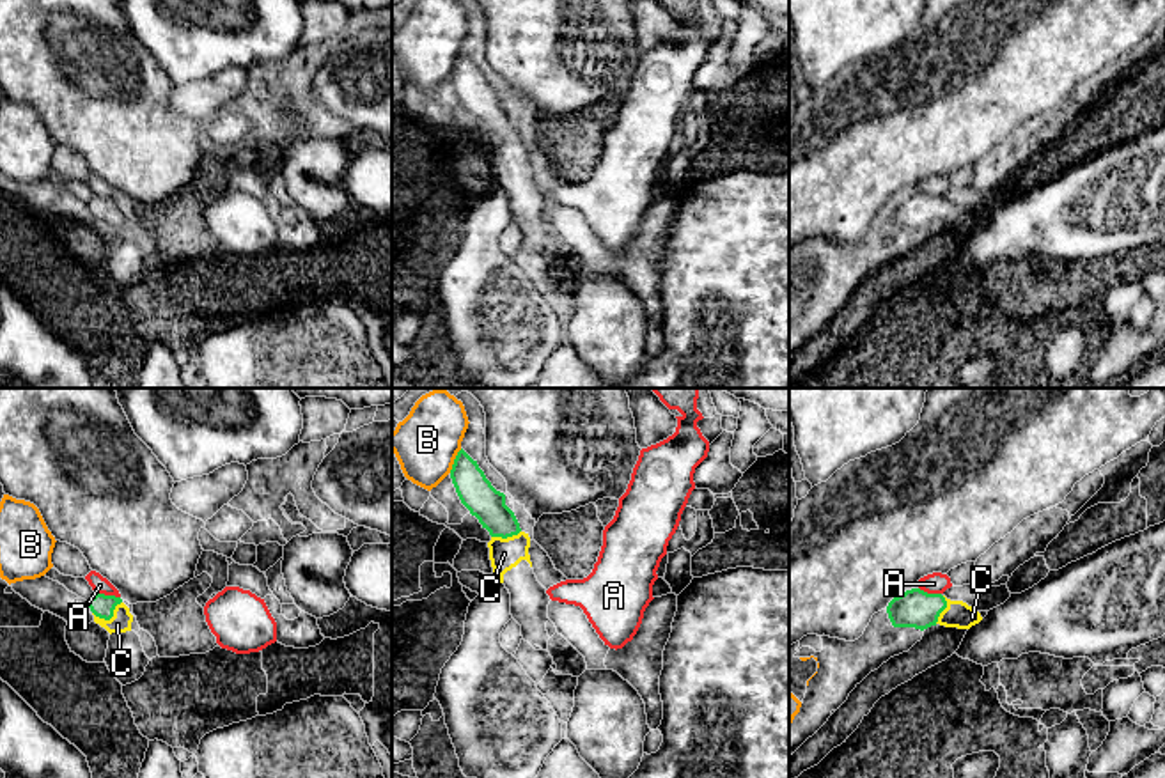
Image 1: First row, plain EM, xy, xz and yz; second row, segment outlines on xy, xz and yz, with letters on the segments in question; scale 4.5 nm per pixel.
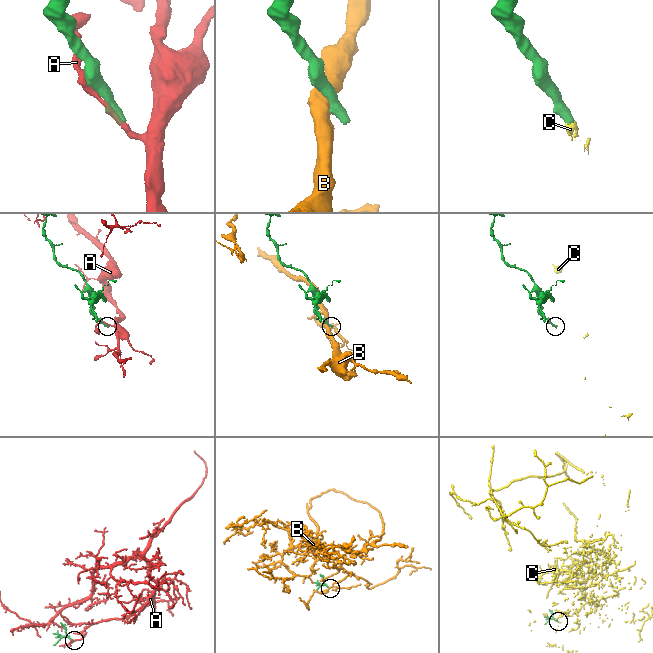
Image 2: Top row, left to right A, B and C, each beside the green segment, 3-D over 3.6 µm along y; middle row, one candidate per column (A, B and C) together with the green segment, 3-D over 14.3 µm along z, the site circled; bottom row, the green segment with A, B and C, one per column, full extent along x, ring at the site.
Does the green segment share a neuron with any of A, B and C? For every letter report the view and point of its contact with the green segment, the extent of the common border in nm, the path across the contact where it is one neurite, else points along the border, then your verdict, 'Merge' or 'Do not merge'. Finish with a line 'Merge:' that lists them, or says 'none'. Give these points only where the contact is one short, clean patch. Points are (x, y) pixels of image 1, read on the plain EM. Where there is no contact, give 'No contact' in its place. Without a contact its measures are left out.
A: Touches green at xy (109, 199). Shared border 110 nm. Do not merge
B: Touches green at xz (454, 64). Shared border 130 nm. Do not merge
C: Touches green at xy (109, 222). Shared border 150 nm. Path across: xy (100, 208), (109, 222), (121, 224). Merge
Merge: C

